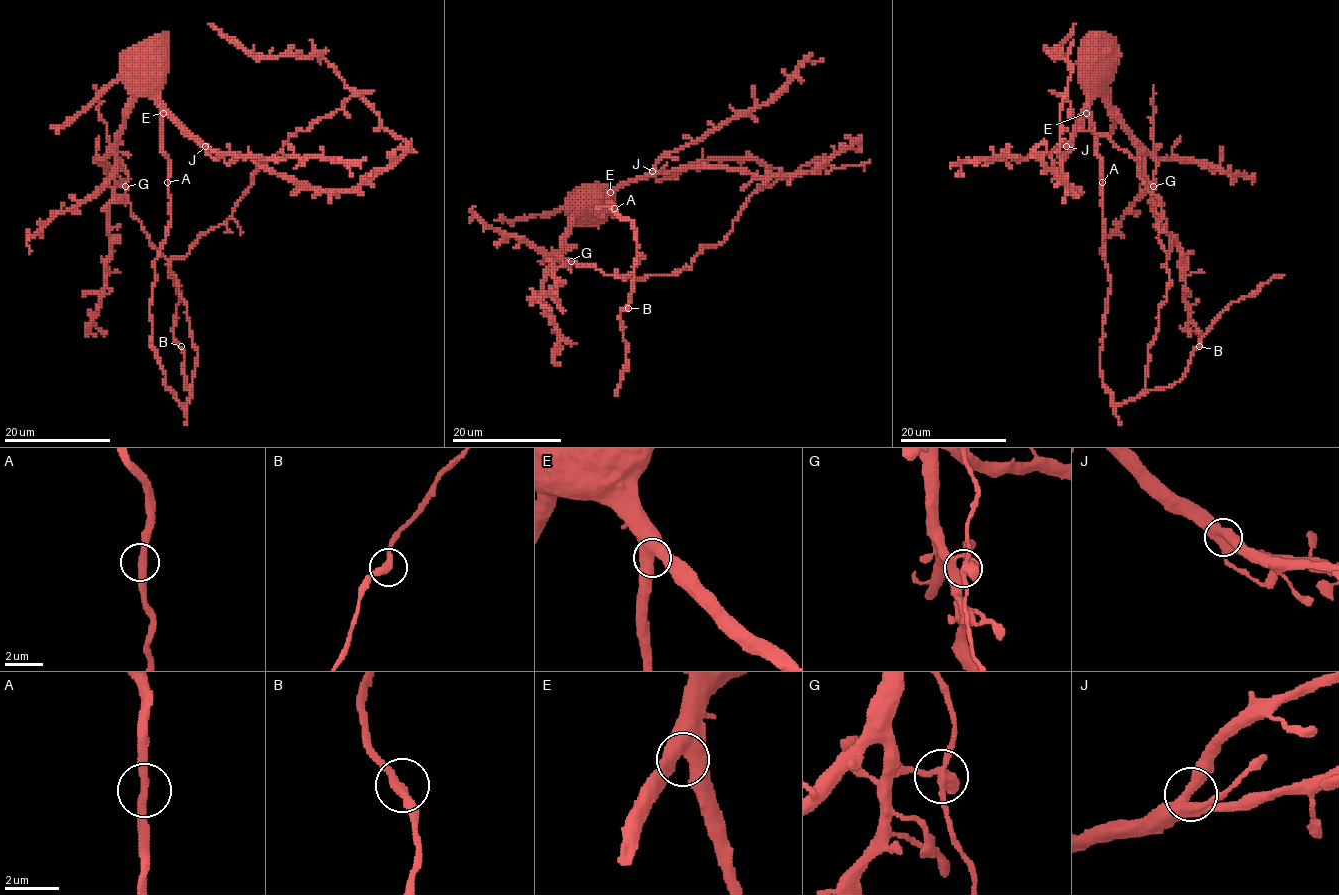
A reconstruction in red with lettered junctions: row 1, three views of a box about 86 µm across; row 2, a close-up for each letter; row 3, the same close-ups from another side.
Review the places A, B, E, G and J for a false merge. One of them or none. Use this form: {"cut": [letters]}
{"cut": []}

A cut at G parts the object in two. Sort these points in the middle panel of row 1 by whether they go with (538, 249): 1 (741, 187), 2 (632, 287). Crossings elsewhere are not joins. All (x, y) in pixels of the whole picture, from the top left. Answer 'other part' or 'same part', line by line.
1: same part
2: same part

